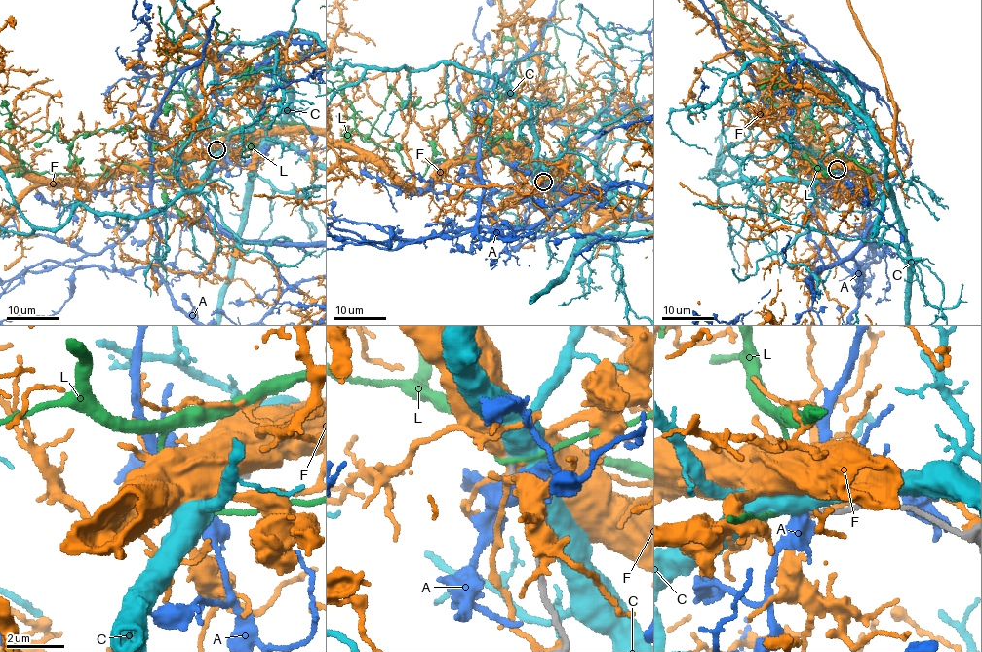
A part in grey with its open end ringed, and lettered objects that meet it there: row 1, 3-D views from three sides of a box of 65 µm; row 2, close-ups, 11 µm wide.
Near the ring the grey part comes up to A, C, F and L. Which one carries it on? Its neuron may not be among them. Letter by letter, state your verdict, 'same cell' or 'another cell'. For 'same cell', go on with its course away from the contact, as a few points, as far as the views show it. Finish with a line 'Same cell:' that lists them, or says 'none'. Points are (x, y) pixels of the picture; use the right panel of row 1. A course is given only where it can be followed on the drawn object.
A: another cell
C: another cell
F: another cell
L: another cell
Same cell: none

